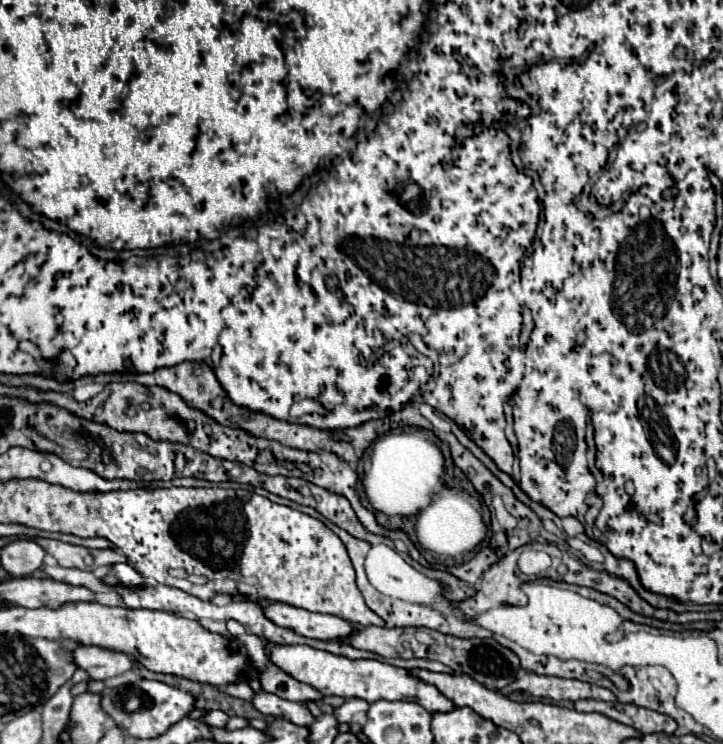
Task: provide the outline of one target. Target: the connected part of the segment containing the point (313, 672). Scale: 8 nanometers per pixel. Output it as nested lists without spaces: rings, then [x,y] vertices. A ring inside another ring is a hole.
[[[267,642],[267,648],[269,648],[269,660],[277,668],[287,672],[295,680],[313,686],[315,690],[319,690],[325,696],[335,694],[341,698],[365,698],[367,702],[407,700],[407,702],[417,702],[417,704],[425,706],[425,710],[429,710],[431,714],[455,708],[453,702],[449,702],[447,698],[441,698],[441,694],[437,694],[435,686],[425,686],[425,682],[421,682],[419,678],[409,676],[407,670],[383,664],[379,660],[349,660],[349,658],[341,658],[341,656],[323,652],[323,650],[315,650],[311,646],[299,646],[299,644],[287,646],[287,644]]]

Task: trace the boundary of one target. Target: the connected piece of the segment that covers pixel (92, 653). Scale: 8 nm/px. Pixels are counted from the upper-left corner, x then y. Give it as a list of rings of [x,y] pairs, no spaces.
[[[79,646],[73,656],[77,666],[87,670],[93,680],[107,680],[125,674],[133,666],[133,660],[127,654],[105,650],[99,646]]]

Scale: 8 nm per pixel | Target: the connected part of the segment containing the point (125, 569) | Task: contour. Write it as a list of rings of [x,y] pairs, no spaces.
[[[125,562],[115,564],[115,566],[111,568],[111,572],[109,572],[103,580],[109,582],[109,584],[121,582],[121,584],[125,584],[125,586],[141,586],[141,582],[145,582],[145,578],[143,578],[141,574],[137,574],[137,572],[133,570],[133,566],[129,566],[129,564],[125,564]]]

